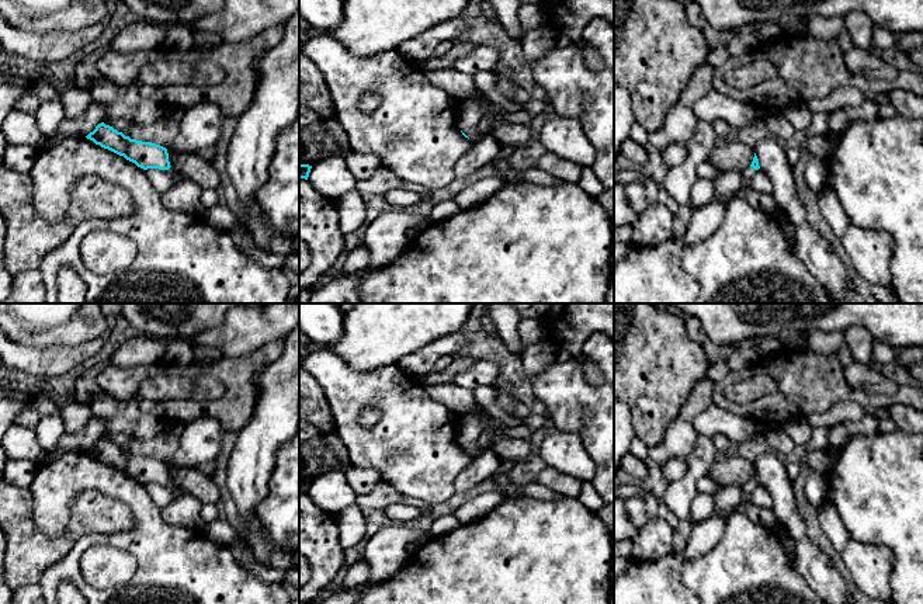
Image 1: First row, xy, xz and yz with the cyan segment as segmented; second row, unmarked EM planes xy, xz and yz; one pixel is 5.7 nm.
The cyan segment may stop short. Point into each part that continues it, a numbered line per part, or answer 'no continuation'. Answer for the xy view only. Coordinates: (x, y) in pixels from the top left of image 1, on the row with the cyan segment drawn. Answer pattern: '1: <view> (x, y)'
1: xy (184, 194)

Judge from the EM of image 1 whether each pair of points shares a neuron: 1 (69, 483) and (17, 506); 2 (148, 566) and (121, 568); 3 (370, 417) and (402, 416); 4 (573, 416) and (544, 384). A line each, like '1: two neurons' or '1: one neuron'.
1: two neurons
2: two neurons
3: two neurons
4: one neuron

